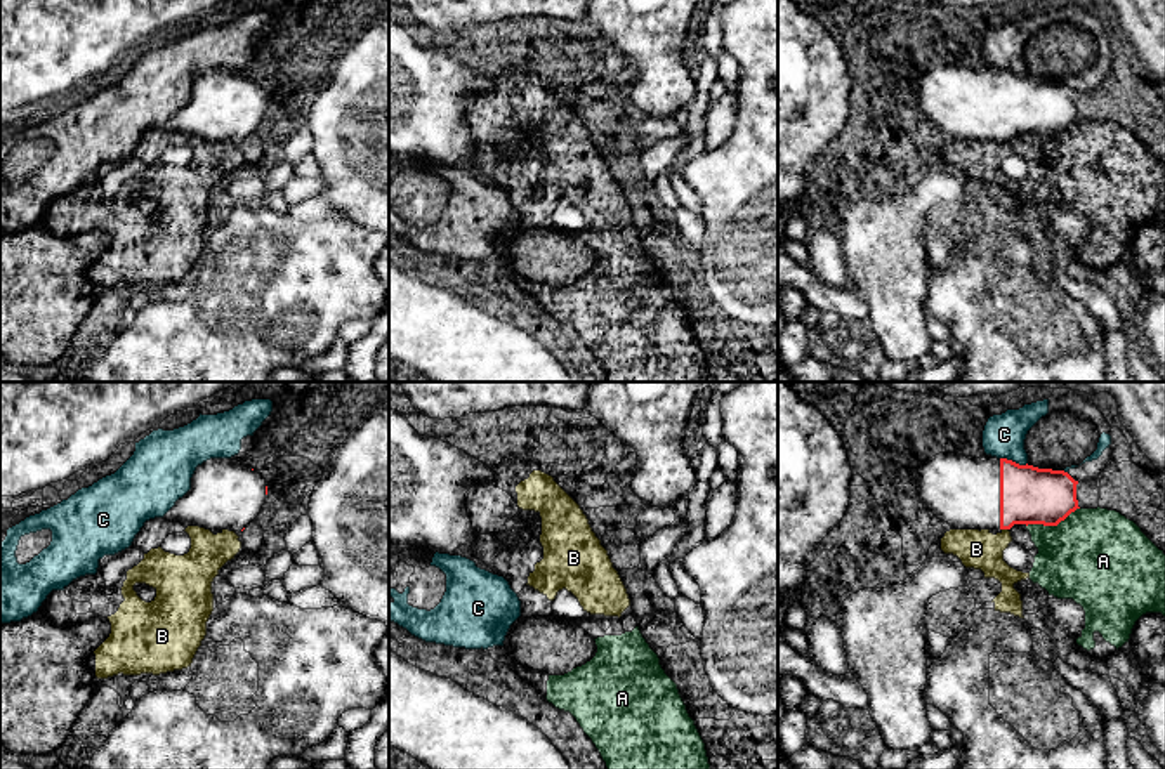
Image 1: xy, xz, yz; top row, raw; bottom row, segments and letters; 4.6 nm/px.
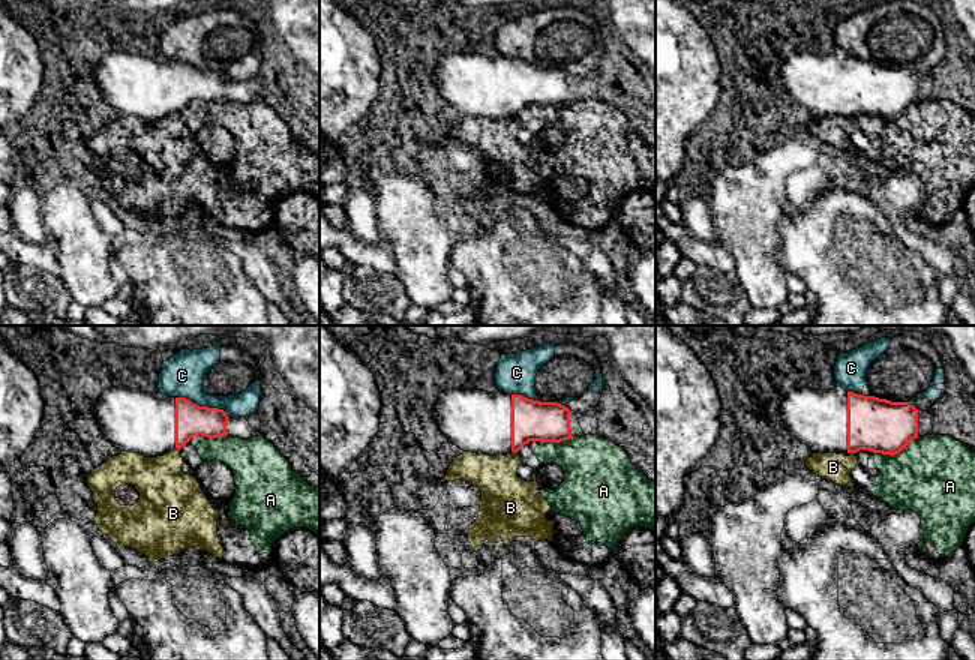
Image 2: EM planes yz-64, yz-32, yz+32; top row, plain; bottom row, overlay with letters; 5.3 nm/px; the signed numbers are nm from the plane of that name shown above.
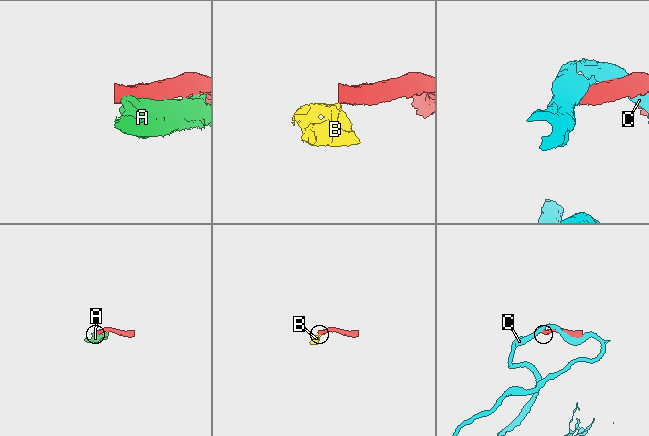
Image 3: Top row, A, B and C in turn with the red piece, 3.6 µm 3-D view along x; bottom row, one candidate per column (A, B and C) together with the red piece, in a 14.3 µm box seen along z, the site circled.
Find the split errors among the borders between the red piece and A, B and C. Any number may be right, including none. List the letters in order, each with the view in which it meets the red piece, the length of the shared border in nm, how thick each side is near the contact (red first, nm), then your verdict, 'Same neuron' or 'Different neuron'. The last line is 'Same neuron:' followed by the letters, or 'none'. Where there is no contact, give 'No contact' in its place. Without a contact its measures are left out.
A: Touches red in yz. Shared border 260 nm. Thickness 280 nm (red) against 440 nm. Different neuron
B: Touches red in yz. Shared border 30 nm. Thickness 280 nm (red) against 180 nm. Different neuron
C: Touches red in yz. Shared border 130 nm. Thickness 280 nm (red) against 190 nm. Different neuron
Same neuron: none

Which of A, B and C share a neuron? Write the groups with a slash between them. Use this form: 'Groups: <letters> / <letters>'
Groups: A B / C

